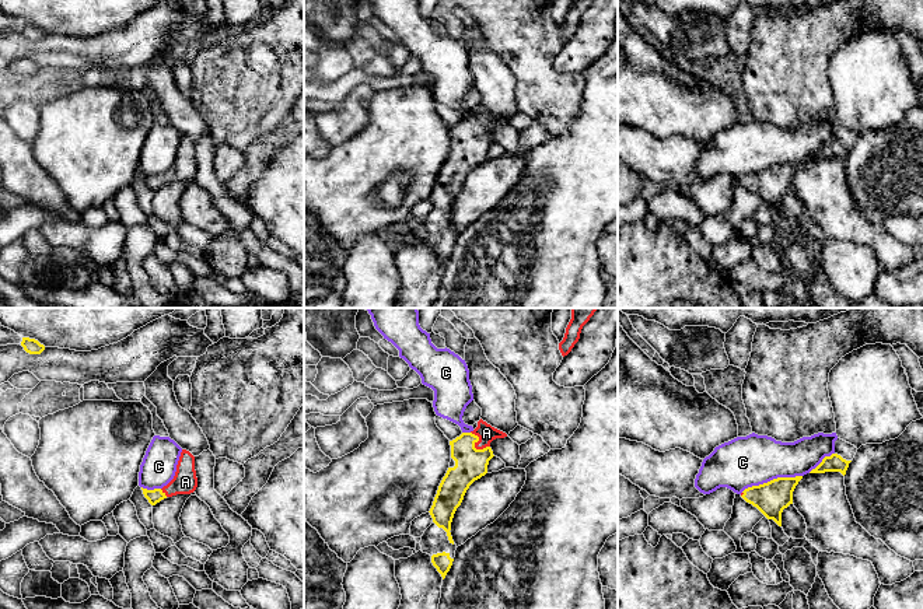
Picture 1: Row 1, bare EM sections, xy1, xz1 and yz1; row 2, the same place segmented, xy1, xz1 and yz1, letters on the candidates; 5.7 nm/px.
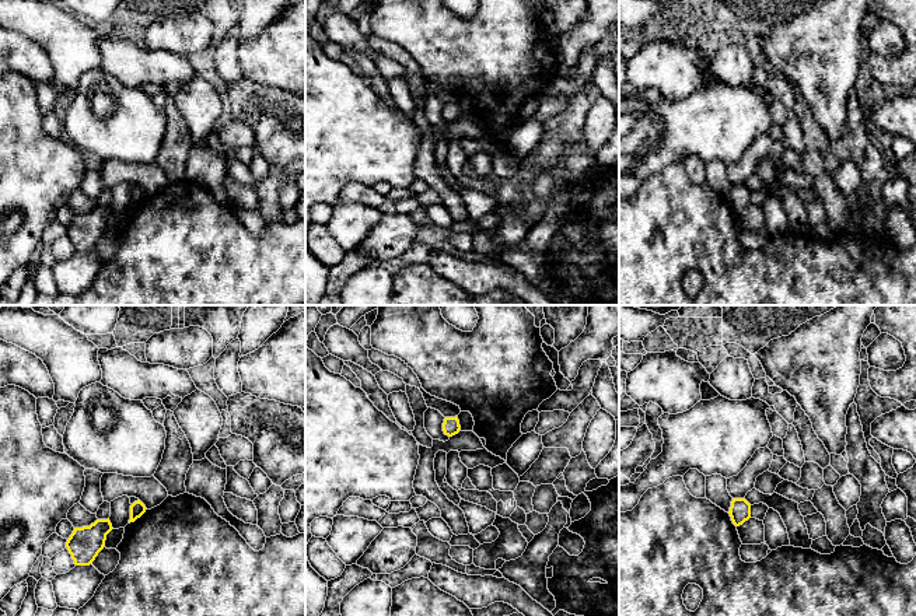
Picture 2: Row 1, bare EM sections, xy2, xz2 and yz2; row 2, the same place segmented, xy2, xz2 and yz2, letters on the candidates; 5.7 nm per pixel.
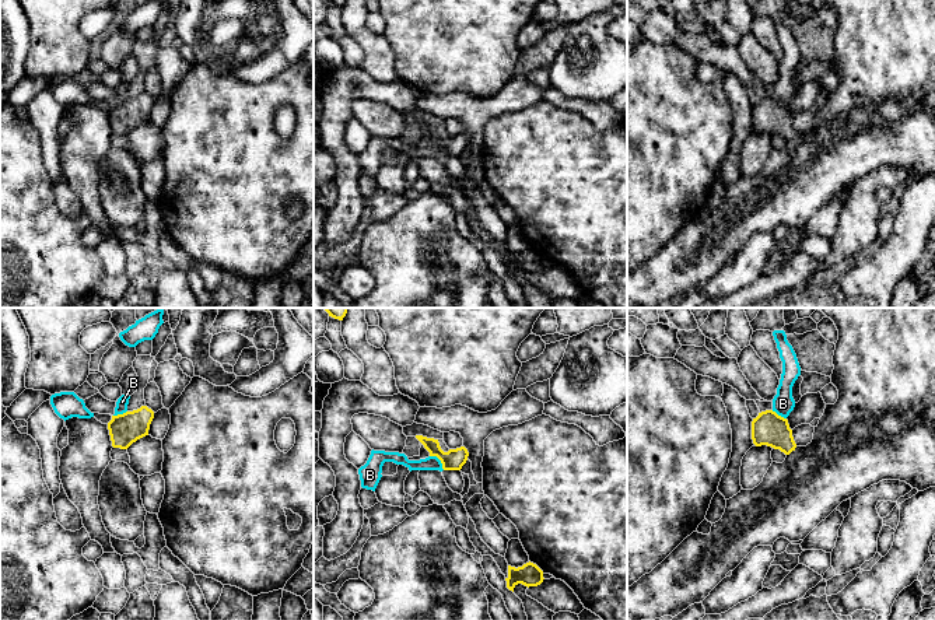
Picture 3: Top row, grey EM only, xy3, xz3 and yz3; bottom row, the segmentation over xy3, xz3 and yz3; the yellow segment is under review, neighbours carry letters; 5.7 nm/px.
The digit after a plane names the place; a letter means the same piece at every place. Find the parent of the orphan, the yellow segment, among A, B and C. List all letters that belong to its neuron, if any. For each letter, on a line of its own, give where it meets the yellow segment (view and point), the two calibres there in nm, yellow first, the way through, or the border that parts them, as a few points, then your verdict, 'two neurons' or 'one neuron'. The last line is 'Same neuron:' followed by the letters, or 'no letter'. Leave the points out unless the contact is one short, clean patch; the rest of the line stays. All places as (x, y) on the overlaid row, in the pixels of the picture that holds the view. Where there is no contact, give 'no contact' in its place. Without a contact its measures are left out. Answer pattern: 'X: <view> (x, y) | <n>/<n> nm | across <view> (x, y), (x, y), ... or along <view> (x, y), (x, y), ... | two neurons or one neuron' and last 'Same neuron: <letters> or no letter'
A: xz1 (474, 445) | 190/100 nm | across xz1 (471, 464), (474, 445), (486, 433) | one neuron
B: xz3 (440, 459) | 120/80 nm | along xz3 (430, 455), (434, 455), (444, 469) | two neurons
C: yz1 (771, 480) | 190/300 nm | two neurons
Same neuron: A

